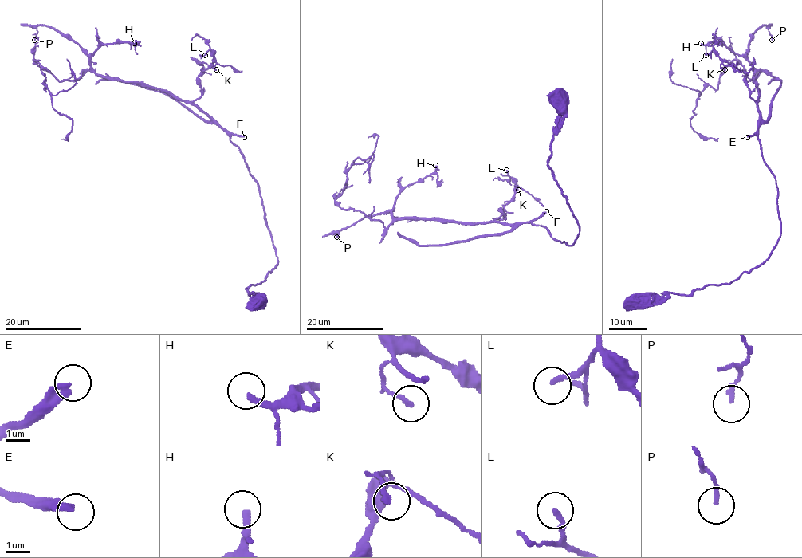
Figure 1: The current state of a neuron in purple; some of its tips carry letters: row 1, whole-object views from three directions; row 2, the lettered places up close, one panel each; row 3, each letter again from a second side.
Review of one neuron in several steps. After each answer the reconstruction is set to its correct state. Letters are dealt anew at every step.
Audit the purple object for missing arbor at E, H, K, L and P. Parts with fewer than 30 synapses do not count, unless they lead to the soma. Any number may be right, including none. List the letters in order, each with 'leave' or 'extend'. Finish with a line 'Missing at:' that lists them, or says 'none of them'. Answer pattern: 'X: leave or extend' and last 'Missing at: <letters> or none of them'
E: extend
H: extend
K: leave
L: leave
P: leave
Missing at: E, H

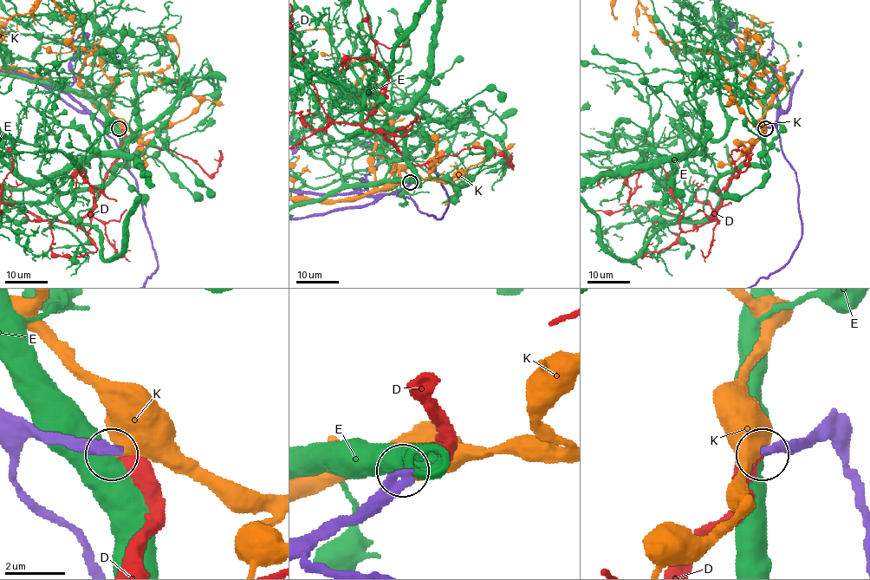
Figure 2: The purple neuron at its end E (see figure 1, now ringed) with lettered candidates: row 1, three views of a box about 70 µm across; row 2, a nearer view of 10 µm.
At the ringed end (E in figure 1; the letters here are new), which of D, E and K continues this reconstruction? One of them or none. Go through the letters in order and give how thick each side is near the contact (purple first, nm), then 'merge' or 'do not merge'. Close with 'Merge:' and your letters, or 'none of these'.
D: 400 nm thick on the purple side, 340 nm on the other; merge
E: 460 nm thick on the purple side, 750 nm on the other; do not merge
K: 400 nm thick on the purple side, 750 nm on the other; do not merge
Merge: D

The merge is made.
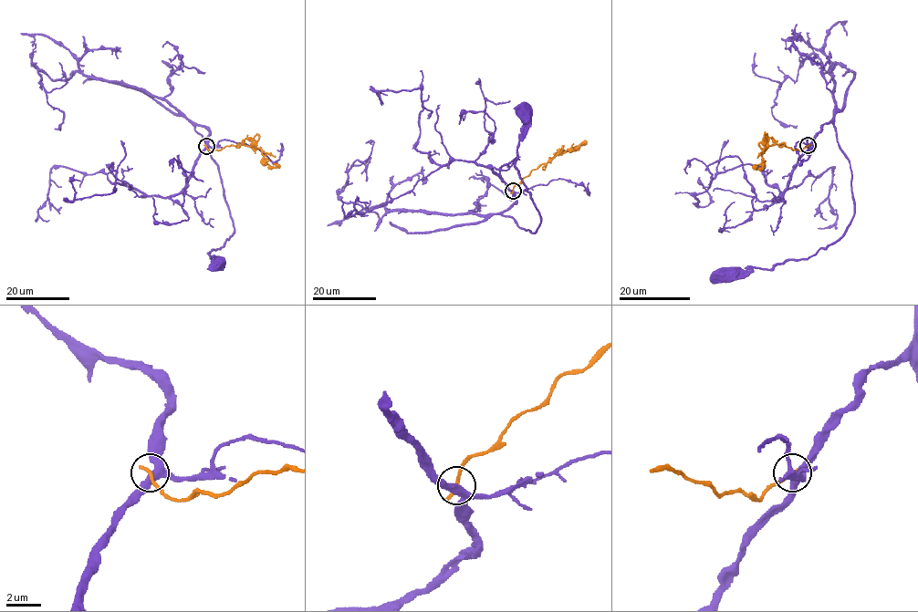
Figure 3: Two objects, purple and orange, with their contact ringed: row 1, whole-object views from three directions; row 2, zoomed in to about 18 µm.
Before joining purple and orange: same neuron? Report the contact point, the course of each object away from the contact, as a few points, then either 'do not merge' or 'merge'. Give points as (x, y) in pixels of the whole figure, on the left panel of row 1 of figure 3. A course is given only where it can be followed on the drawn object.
at (206, 146); purple runs (205, 146), (209, 131), (195, 126), (218, 170), (233, 225), (234, 233), (220, 248), (208, 254), (219, 262); orange runs (205, 146), (210, 150), (244, 144), (258, 148), (263, 160), (270, 167), (280, 165); do not merge

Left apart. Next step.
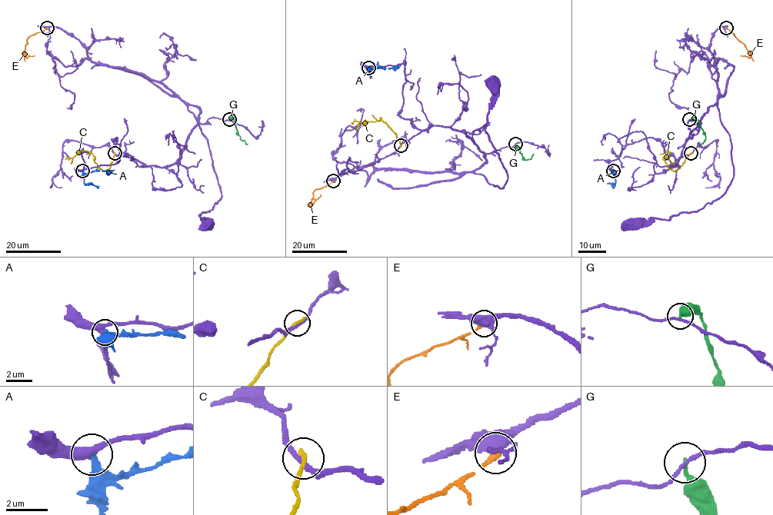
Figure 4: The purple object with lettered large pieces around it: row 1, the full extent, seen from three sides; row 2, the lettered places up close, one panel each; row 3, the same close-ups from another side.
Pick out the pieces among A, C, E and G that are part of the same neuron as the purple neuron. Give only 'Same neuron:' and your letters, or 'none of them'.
Same neuron: none of them

